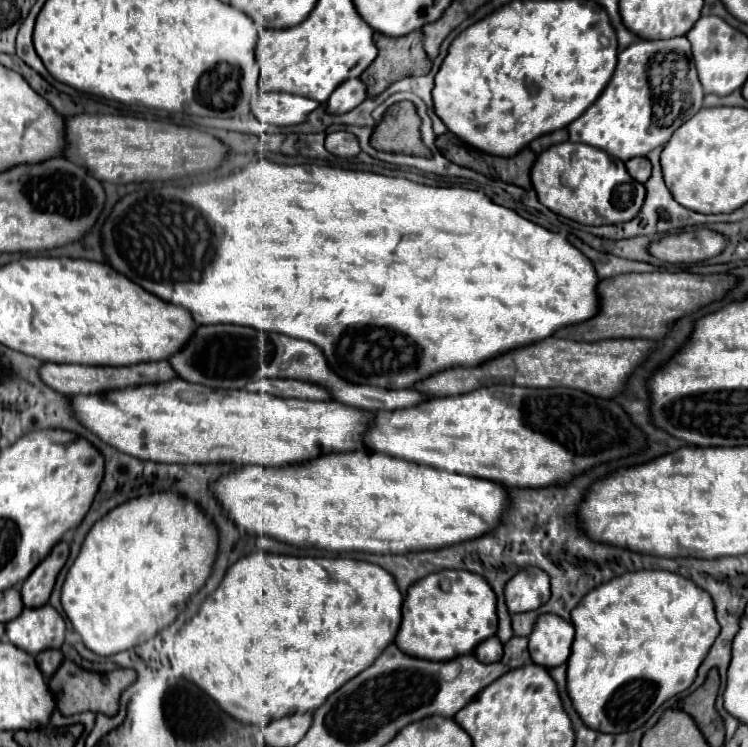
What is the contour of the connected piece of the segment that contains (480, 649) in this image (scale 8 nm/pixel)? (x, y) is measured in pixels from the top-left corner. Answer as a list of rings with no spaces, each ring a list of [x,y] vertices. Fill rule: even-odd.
[[[492,635],[490,639],[486,639],[484,643],[480,643],[476,649],[474,649],[474,655],[478,657],[478,661],[482,663],[494,663],[494,661],[500,661],[502,657],[502,643],[496,635]]]

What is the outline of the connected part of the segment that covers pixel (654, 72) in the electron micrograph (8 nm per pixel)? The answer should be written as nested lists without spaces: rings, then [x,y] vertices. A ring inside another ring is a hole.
[[[686,37],[666,41],[638,41],[618,53],[616,71],[592,107],[568,125],[570,141],[586,143],[608,155],[628,161],[666,145],[670,135],[702,109],[704,89]],[[676,85],[676,121],[674,121]]]

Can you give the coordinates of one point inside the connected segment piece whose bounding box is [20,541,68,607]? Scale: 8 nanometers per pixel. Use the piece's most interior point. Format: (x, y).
(37, 588)

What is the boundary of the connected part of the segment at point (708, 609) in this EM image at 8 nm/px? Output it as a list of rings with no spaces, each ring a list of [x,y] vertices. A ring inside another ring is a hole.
[[[634,571],[598,585],[572,611],[576,637],[566,687],[580,719],[594,731],[638,729],[672,695],[688,689],[720,633],[710,595],[670,571]]]

